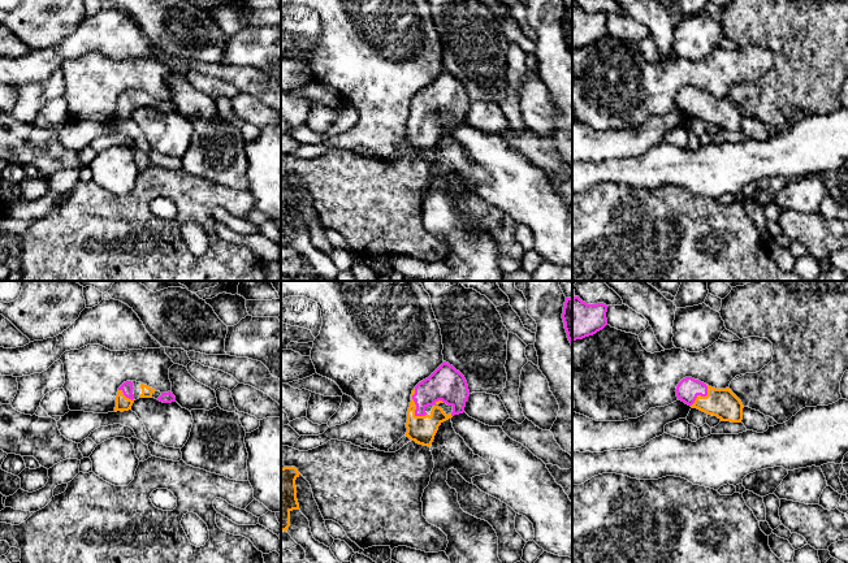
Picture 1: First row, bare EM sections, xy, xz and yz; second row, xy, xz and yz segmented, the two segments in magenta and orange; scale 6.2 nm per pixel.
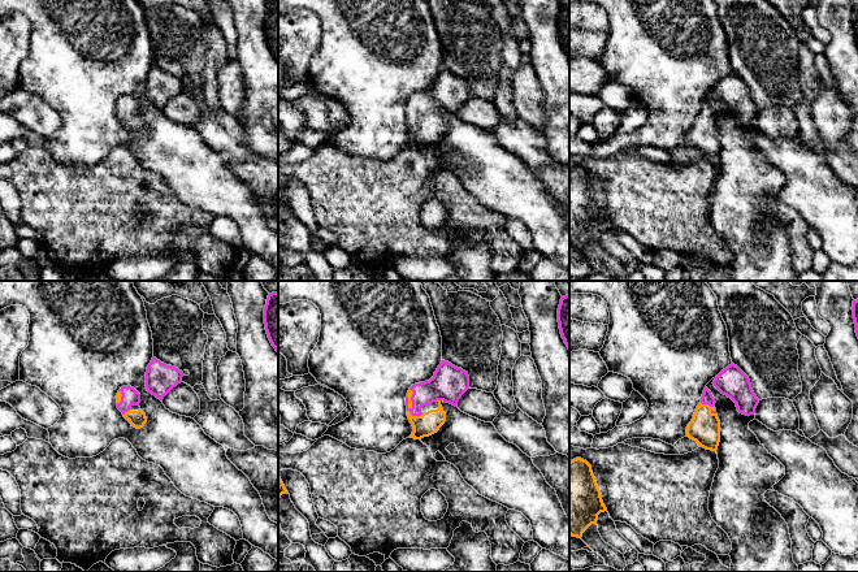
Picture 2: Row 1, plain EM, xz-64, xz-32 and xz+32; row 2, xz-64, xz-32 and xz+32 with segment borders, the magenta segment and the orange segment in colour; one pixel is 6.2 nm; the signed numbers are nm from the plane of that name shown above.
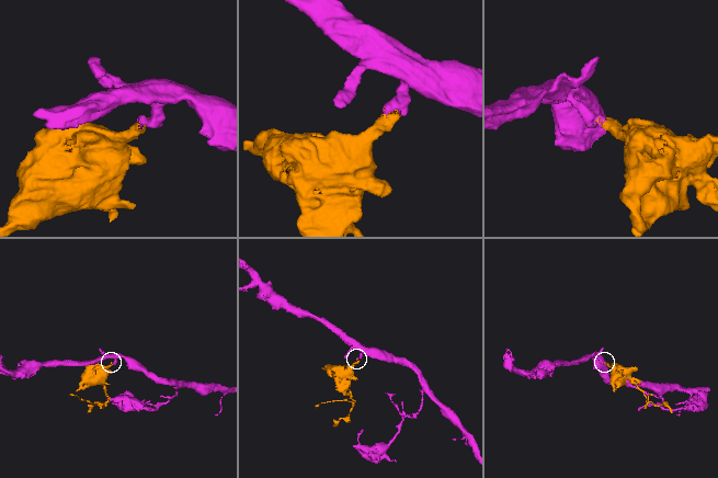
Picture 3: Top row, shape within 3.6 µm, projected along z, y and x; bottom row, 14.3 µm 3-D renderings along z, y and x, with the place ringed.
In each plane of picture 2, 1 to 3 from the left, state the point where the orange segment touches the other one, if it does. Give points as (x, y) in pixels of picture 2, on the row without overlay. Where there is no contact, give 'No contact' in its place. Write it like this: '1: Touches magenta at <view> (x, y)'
1: Touches magenta at xz-64 (126, 120)
2: Touches magenta at xz-32 (412, 115)
3: Touches magenta at xz+32 (709, 113)

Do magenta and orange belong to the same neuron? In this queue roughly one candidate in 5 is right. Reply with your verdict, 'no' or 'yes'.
yes

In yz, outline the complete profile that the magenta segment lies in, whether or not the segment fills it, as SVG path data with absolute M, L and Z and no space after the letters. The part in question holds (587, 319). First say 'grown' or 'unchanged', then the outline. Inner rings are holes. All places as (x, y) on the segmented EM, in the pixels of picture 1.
unchanged | M579 296L572 298L572 341L583 339L607 325L607 307L603 303L587 304Z

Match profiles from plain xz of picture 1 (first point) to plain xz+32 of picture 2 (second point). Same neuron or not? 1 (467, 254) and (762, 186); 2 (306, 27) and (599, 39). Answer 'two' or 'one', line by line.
1: one
2: two

